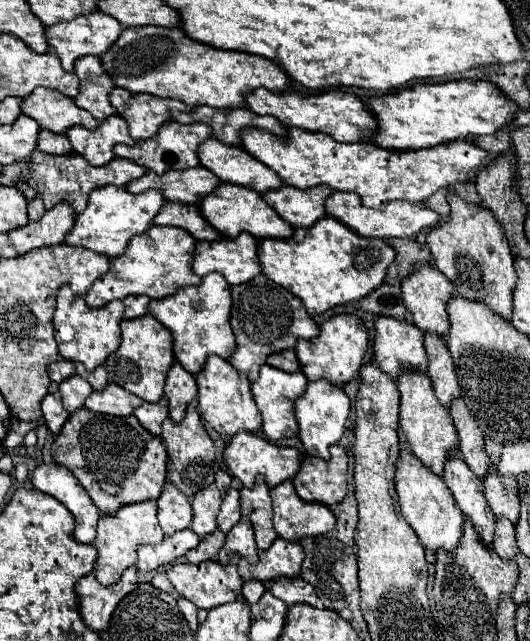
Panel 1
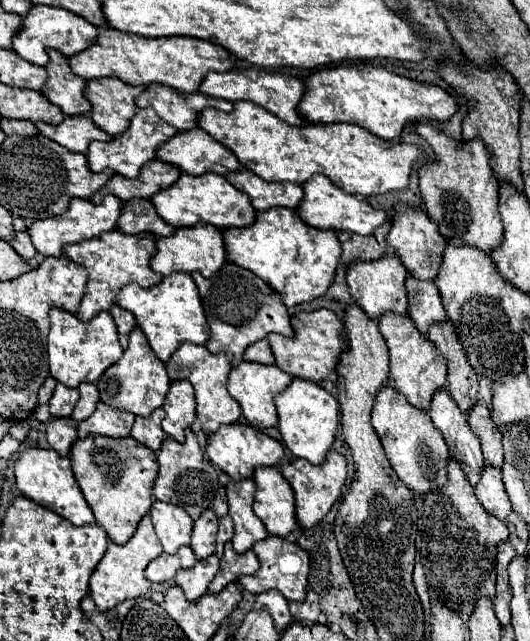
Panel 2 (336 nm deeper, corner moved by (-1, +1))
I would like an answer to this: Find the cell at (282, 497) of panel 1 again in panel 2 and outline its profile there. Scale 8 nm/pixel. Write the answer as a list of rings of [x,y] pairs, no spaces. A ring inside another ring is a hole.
[[[257,468],[253,478],[257,484],[253,510],[263,520],[267,532],[287,536],[293,530],[299,530],[299,524],[295,524],[295,498],[279,468]]]

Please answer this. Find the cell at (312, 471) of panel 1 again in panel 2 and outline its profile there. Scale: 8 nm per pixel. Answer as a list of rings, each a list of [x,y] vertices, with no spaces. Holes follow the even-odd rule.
[[[331,450],[327,454],[325,462],[319,466],[315,466],[303,458],[297,458],[291,464],[281,466],[281,474],[287,478],[287,482],[291,484],[293,492],[295,492],[295,504],[297,504],[295,514],[297,514],[301,528],[311,528],[317,522],[321,522],[327,516],[327,512],[331,510],[331,506],[339,500],[341,490],[347,480],[347,460],[343,454]]]

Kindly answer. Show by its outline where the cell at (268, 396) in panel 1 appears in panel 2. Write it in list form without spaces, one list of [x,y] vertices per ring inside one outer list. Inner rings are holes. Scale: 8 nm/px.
[[[241,362],[229,374],[229,394],[235,396],[235,400],[239,402],[241,410],[243,410],[245,420],[249,420],[251,426],[271,428],[271,426],[279,424],[277,408],[275,408],[275,396],[279,396],[279,392],[283,392],[287,388],[287,384],[291,384],[291,380],[293,380],[293,376],[283,372],[275,364],[265,366],[265,364],[257,364],[257,362]]]

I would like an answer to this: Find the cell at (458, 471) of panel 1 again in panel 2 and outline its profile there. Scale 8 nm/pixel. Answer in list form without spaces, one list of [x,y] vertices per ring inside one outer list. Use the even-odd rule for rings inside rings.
[[[445,390],[435,392],[429,416],[435,428],[443,434],[443,440],[449,446],[449,456],[461,464],[467,480],[477,484],[485,462],[481,456],[479,438],[467,424],[467,416],[457,408]]]

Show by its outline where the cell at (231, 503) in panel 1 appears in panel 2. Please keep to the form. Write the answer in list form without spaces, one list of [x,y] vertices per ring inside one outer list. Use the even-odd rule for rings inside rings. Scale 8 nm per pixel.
[[[227,514],[227,516],[219,518],[219,532],[217,532],[217,554],[219,554],[219,558],[223,556],[223,544],[231,538],[233,538],[233,520]]]

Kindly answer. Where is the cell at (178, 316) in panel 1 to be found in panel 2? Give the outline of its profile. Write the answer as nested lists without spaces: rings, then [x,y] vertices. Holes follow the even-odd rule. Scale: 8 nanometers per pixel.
[[[175,272],[163,278],[153,288],[139,288],[137,284],[127,284],[119,292],[117,304],[135,314],[137,326],[147,334],[147,340],[153,352],[163,362],[171,358],[171,354],[179,348],[181,342],[205,344],[209,340],[207,318],[203,316],[203,304],[199,300],[199,290],[195,288],[195,280],[191,274]]]

